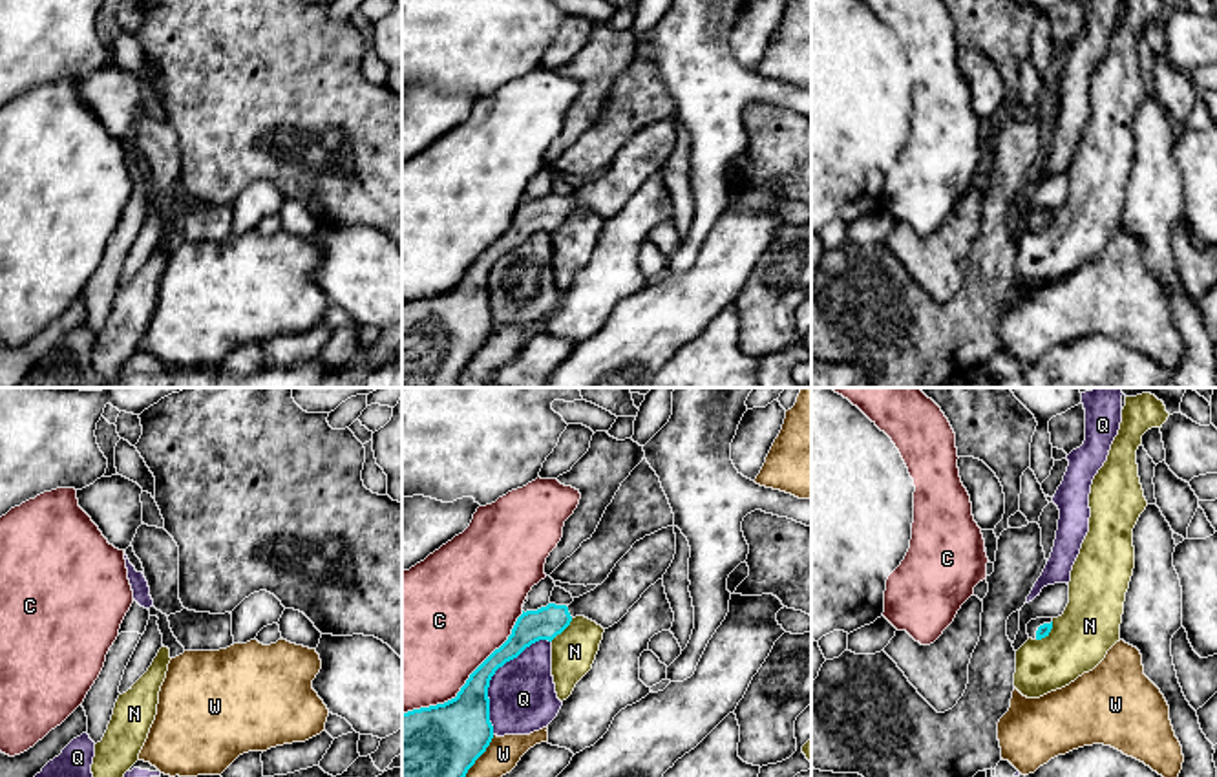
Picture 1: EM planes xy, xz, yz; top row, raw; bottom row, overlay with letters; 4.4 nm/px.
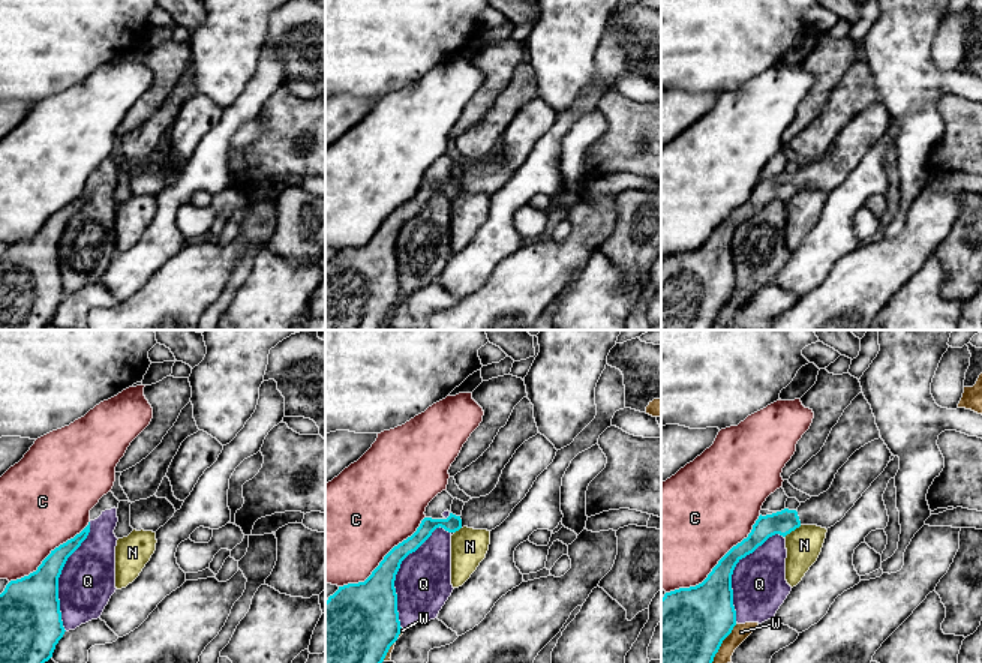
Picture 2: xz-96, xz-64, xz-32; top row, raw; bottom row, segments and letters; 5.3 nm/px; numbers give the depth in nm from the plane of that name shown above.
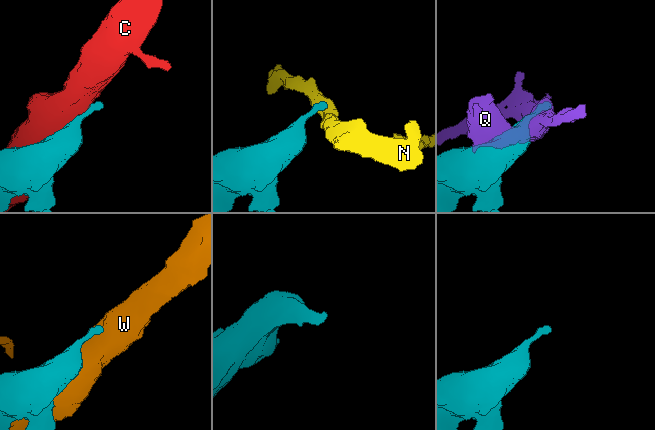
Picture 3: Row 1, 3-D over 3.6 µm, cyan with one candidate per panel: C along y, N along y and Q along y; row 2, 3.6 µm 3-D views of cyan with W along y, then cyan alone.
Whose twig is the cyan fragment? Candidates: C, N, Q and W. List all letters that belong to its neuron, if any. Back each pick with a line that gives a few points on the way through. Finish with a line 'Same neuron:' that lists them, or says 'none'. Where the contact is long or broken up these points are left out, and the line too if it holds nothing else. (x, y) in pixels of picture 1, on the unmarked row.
Same neuron: none

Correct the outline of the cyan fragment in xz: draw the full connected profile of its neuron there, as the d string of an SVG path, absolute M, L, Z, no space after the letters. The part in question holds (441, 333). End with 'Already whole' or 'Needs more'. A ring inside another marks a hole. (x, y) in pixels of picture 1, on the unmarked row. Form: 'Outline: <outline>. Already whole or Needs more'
Outline: M674 117L645 126L601 176L570 196L523 201L508 230L470 265L455 289L402 303L402 388L457 388L460 371L493 329L488 278L495 261L532 234L552 232L576 207L612 218L663 168L674 144Z. Needs more

